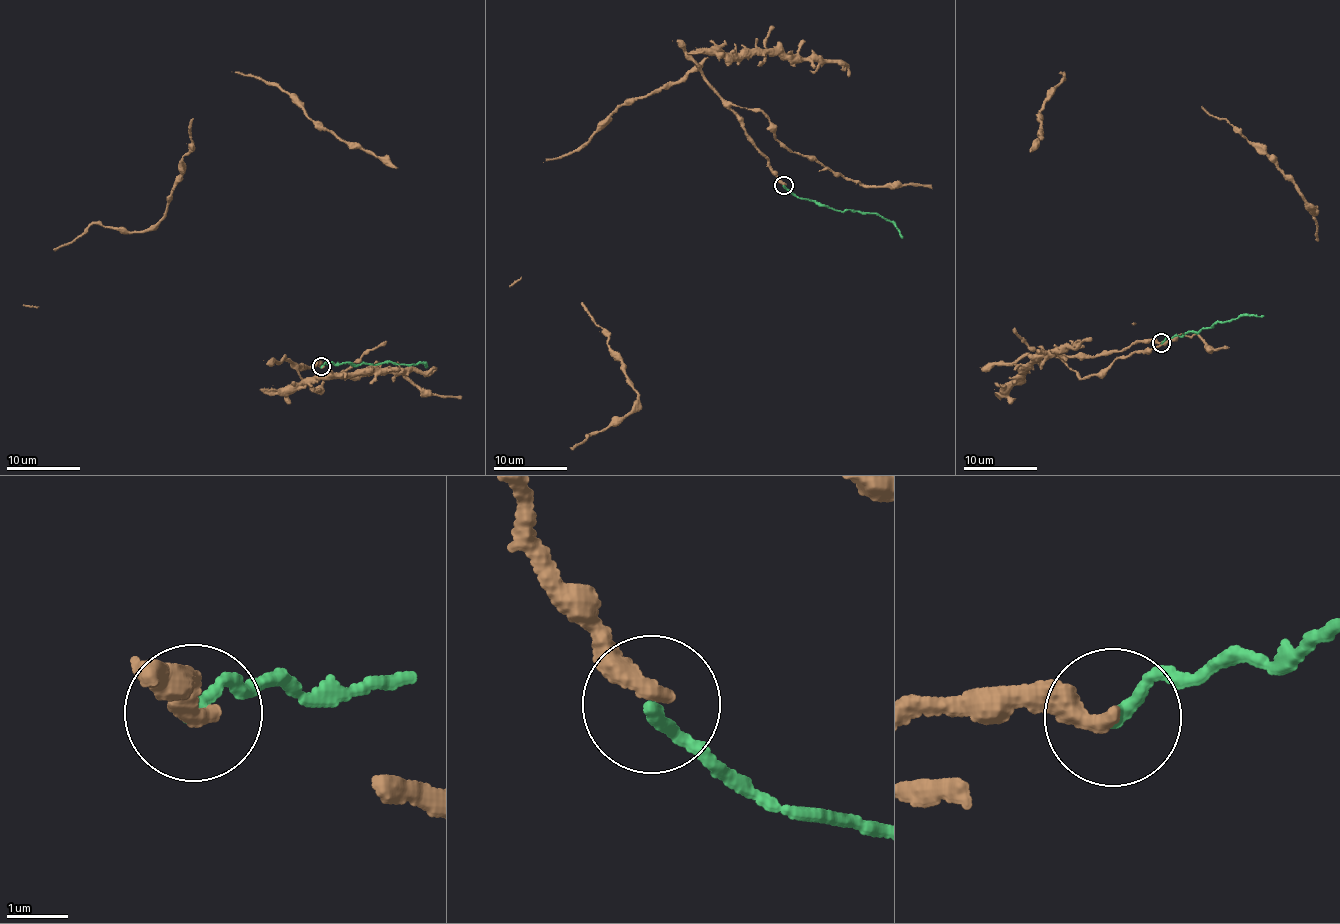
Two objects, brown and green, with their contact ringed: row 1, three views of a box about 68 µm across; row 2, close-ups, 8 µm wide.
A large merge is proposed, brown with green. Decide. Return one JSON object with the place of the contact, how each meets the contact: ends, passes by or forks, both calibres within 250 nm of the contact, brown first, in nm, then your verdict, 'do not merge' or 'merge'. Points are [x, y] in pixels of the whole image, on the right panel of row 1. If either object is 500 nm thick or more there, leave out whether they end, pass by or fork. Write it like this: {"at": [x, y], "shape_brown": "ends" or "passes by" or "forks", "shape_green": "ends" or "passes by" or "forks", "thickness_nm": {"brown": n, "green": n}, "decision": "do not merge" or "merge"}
{"at": [1161, 342], "shape_brown": "ends", "shape_green": "ends", "thickness_nm": {"brown": 400, "green": 200}, "decision": "merge"}

